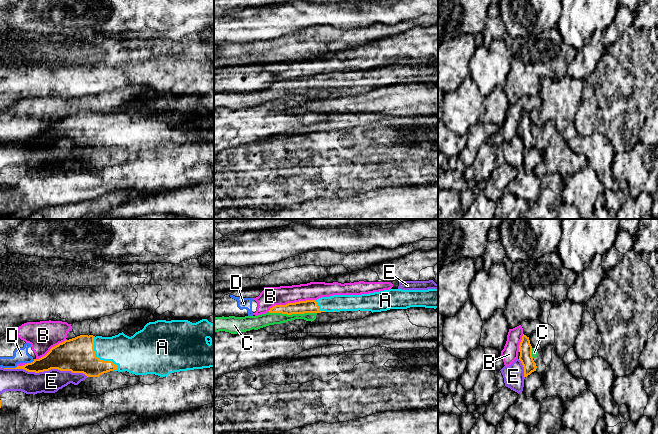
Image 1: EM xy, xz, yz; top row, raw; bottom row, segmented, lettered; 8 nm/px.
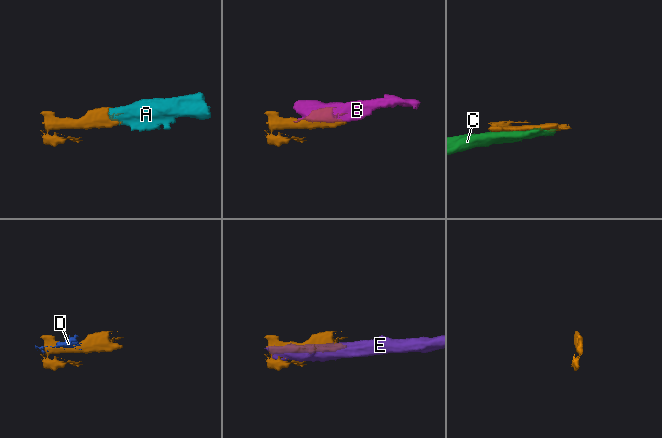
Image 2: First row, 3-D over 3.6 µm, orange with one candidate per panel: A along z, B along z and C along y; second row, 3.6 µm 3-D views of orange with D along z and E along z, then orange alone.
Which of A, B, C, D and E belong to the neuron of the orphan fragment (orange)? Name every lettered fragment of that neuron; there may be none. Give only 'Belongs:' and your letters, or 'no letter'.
Belongs: A, C

